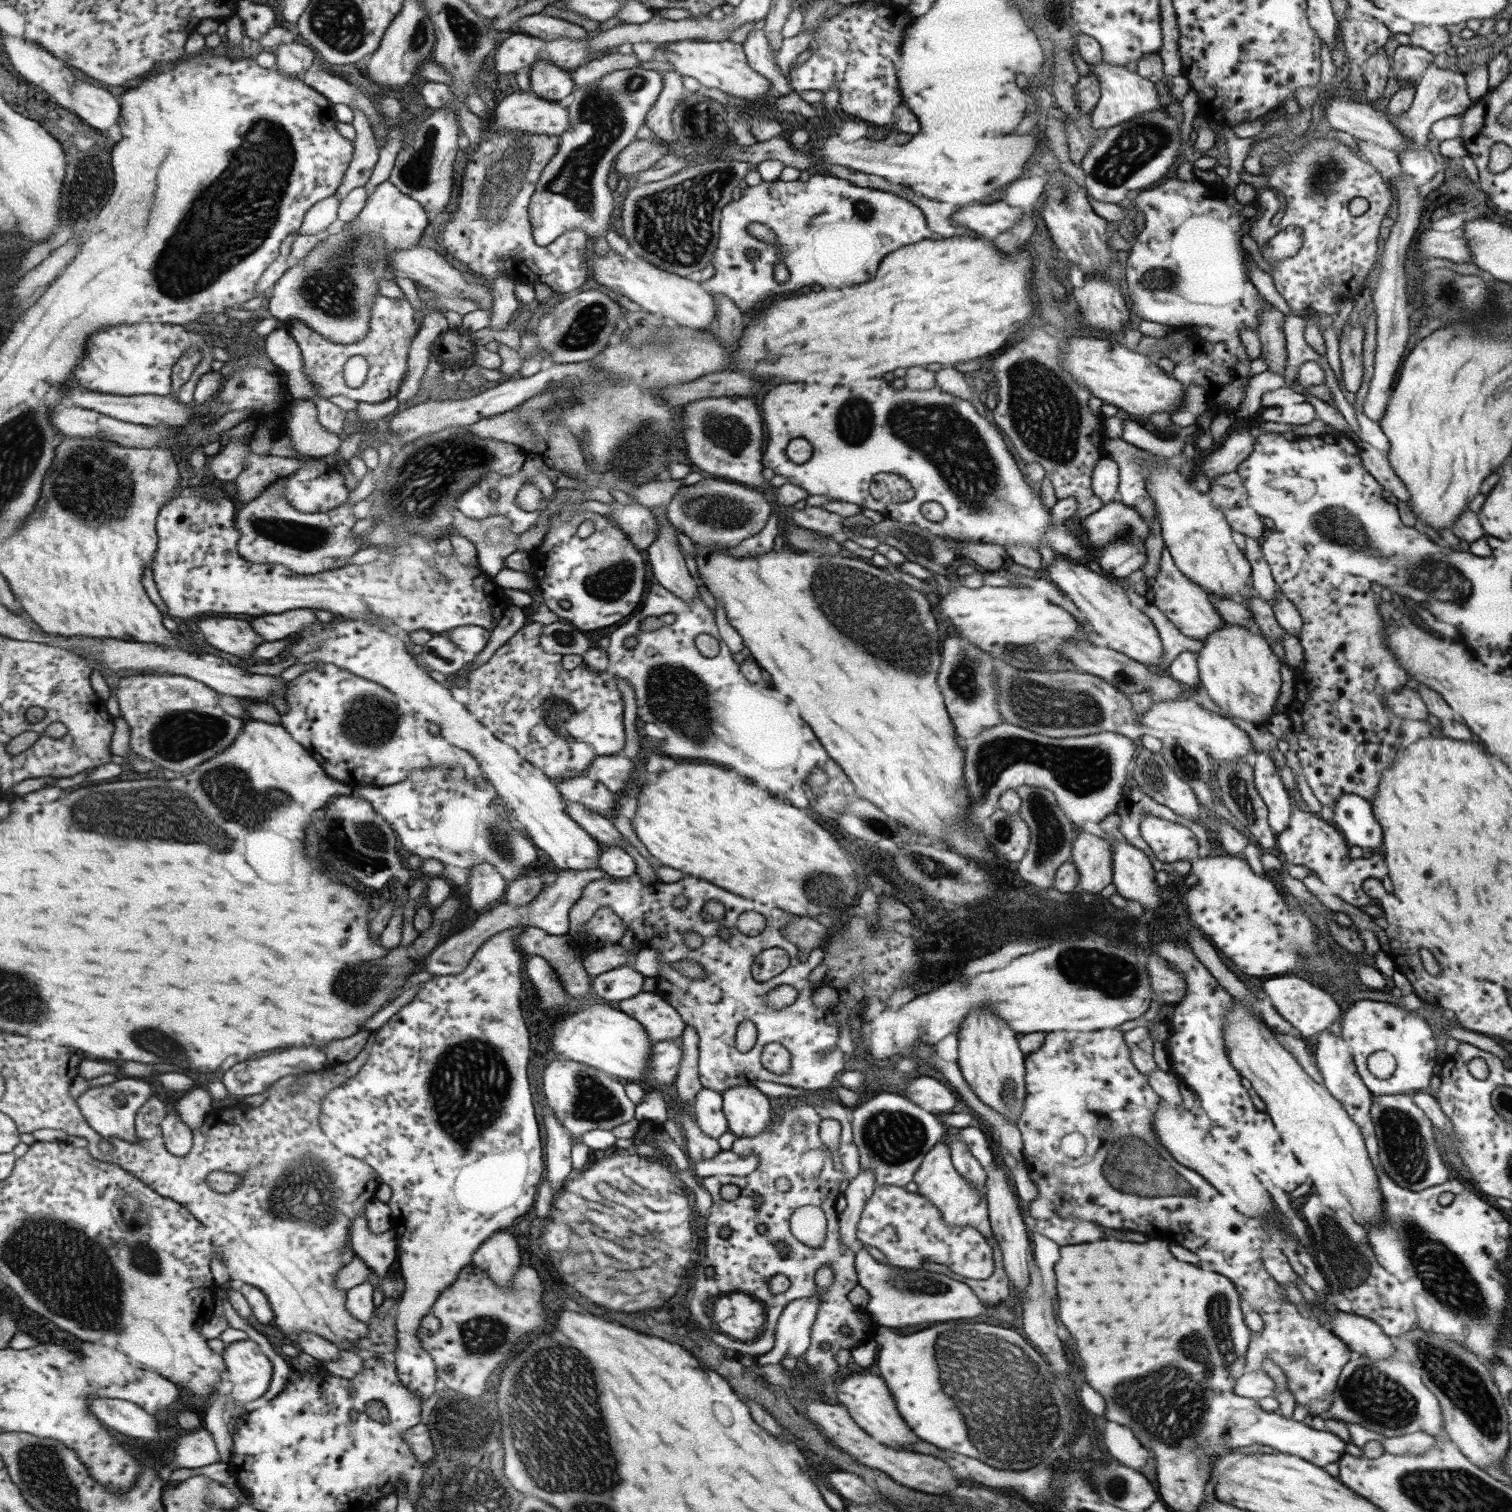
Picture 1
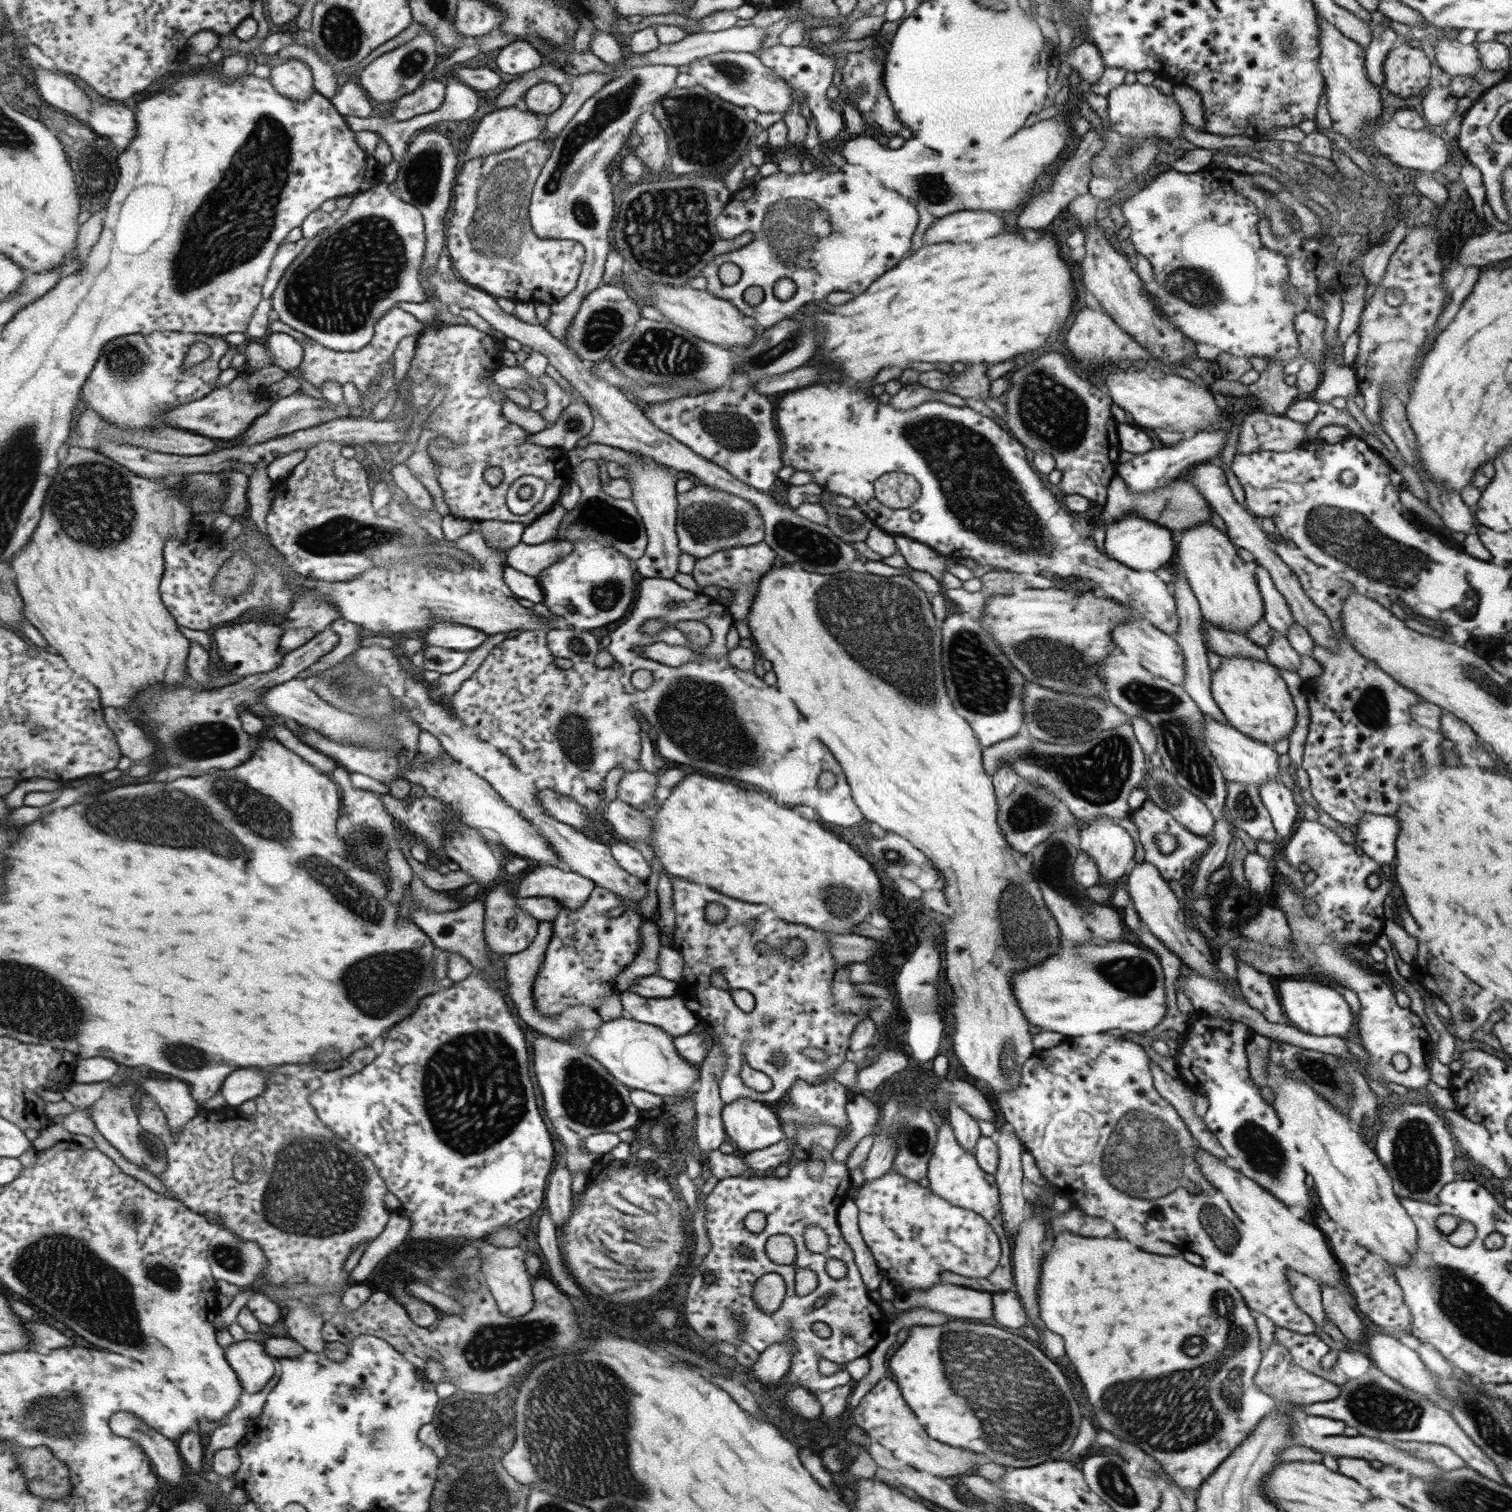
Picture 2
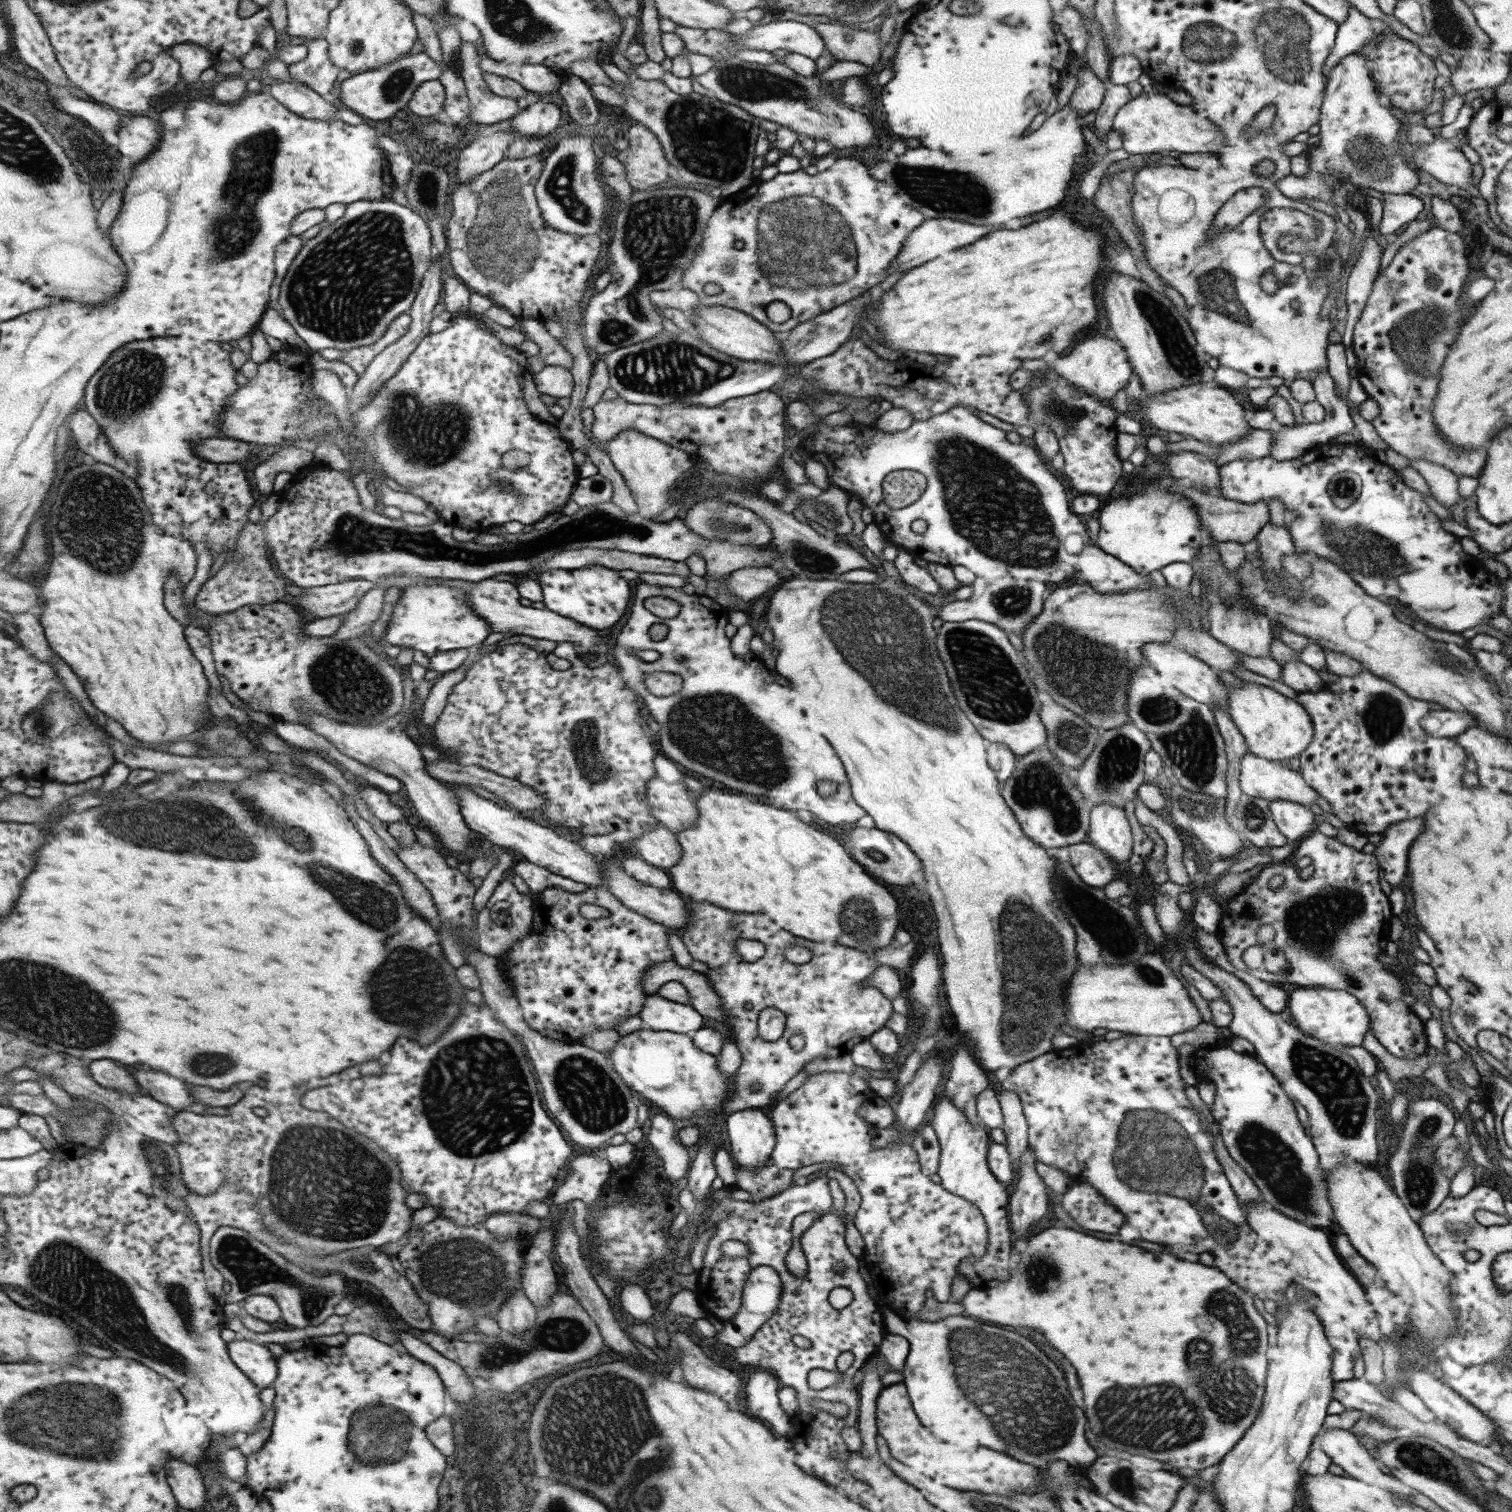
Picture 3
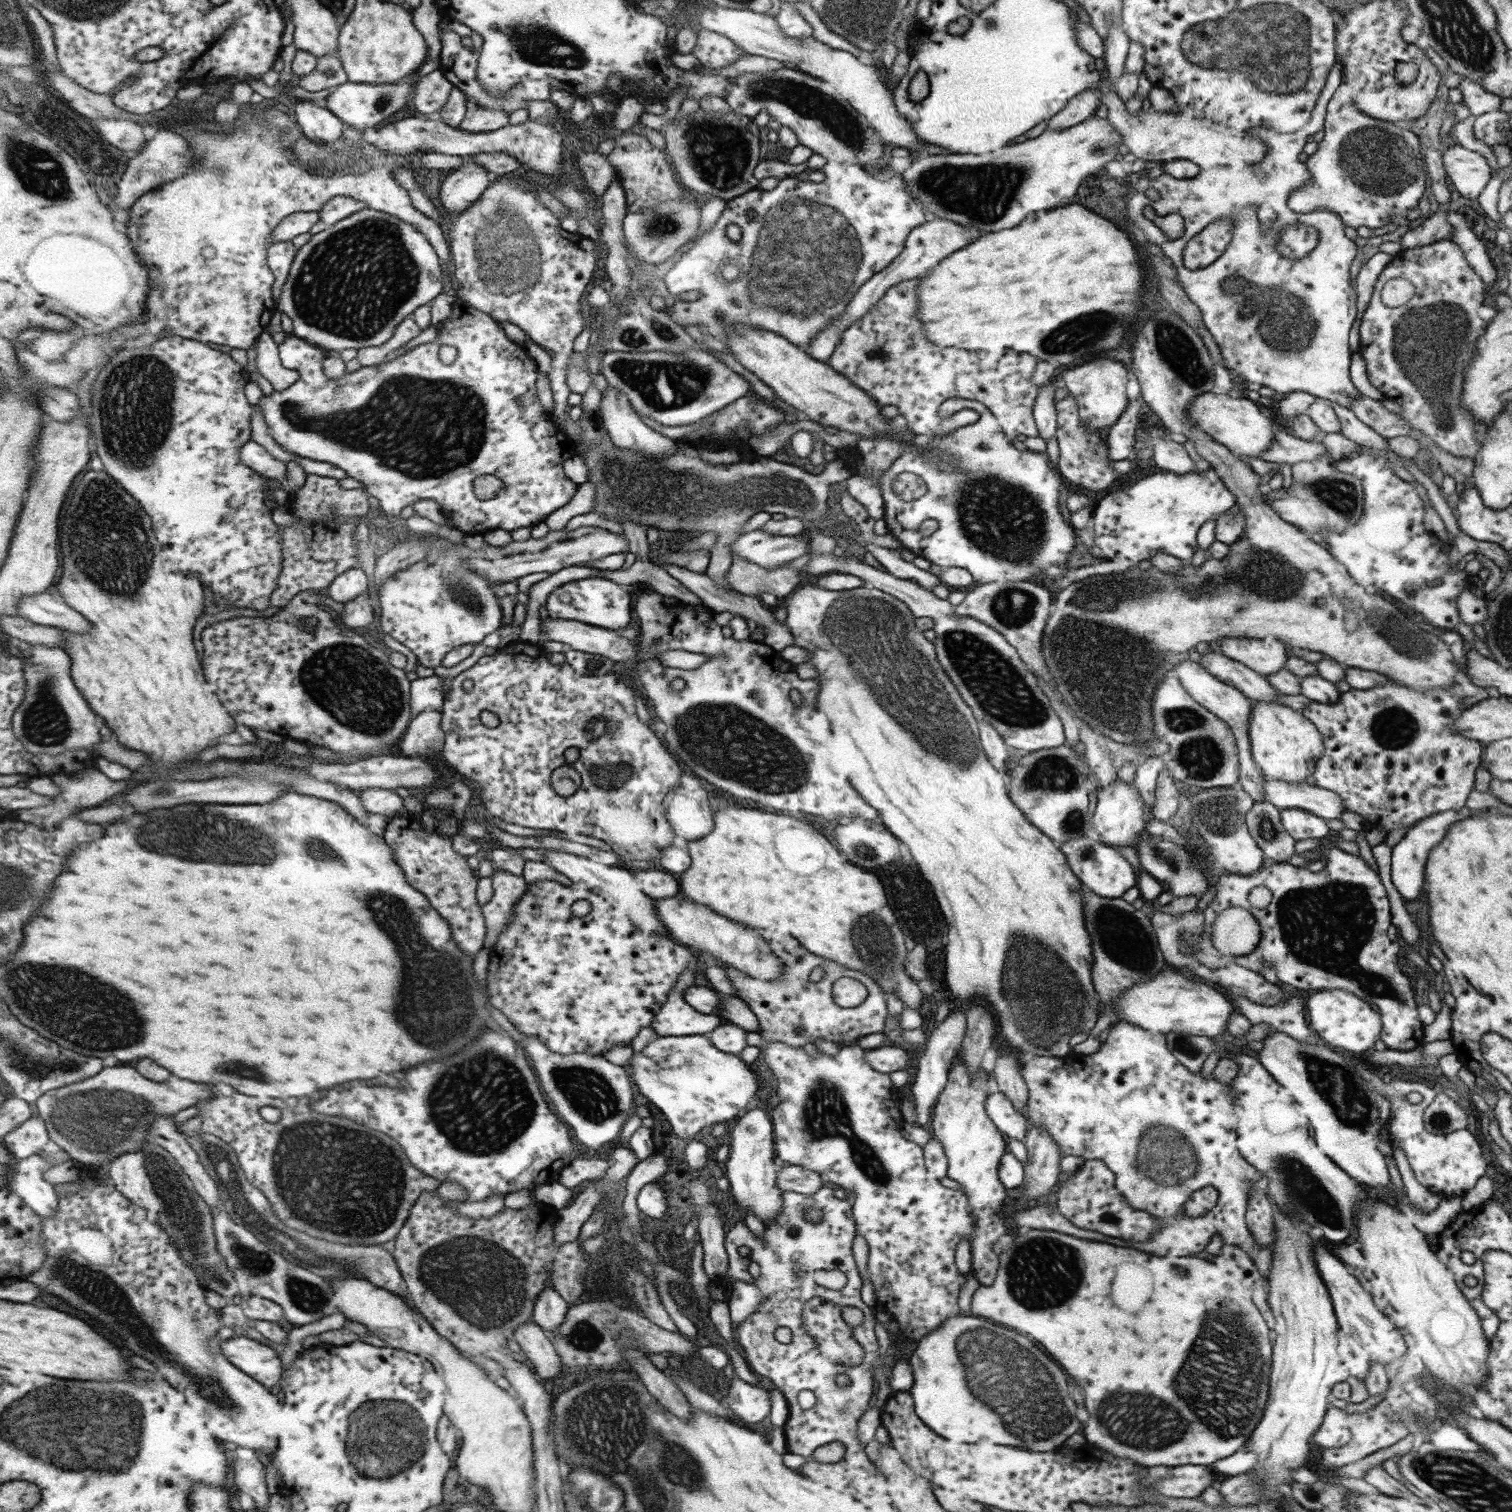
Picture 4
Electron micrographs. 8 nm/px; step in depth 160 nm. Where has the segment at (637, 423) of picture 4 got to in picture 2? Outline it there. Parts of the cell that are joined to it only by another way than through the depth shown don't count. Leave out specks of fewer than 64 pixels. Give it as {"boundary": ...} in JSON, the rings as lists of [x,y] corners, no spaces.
{"boundary":[[[635,454],[637,457],[641,458],[641,463],[638,463],[637,461],[633,461],[632,463],[629,463],[625,468],[627,470],[627,477],[626,479],[631,483],[631,504],[635,505],[635,510],[637,514],[639,514],[639,517],[642,520],[643,527],[645,530],[645,537],[646,537],[646,548],[644,550],[644,553],[636,559],[630,559],[630,564],[633,566],[633,569],[635,572],[639,572],[639,574],[645,578],[657,578],[657,579],[666,579],[666,580],[673,580],[675,578],[675,572],[677,572],[677,562],[679,562],[679,548],[677,548],[677,538],[675,538],[675,492],[673,492],[673,484],[675,484],[675,476],[673,474],[669,474],[669,472],[673,472],[673,470],[669,470],[669,467],[665,464],[659,464],[658,462],[655,462],[652,458],[649,458],[648,456],[640,456],[640,454]]]}

